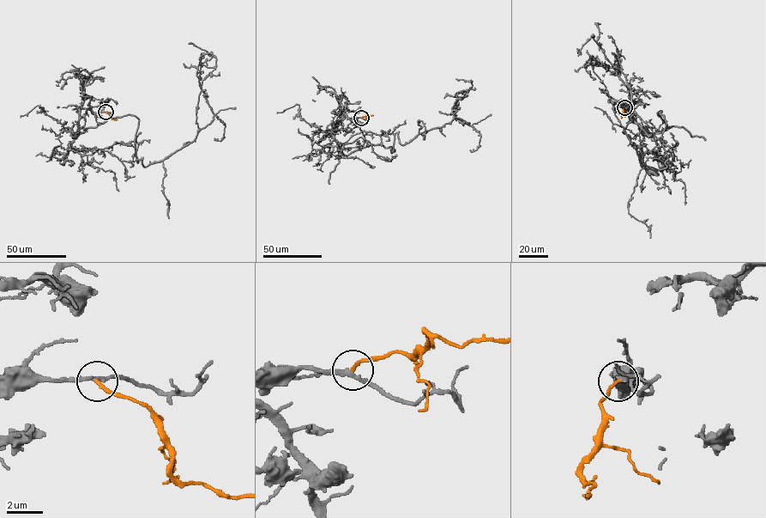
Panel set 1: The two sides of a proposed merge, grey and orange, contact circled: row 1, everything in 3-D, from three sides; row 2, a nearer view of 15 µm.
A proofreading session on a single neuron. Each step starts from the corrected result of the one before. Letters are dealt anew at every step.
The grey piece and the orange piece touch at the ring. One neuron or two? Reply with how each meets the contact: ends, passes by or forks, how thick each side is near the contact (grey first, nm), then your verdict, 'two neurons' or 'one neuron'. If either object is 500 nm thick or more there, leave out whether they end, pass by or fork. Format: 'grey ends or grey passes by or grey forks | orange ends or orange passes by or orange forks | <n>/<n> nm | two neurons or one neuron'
grey passes by | orange ends | 240/190 nm | one neuron

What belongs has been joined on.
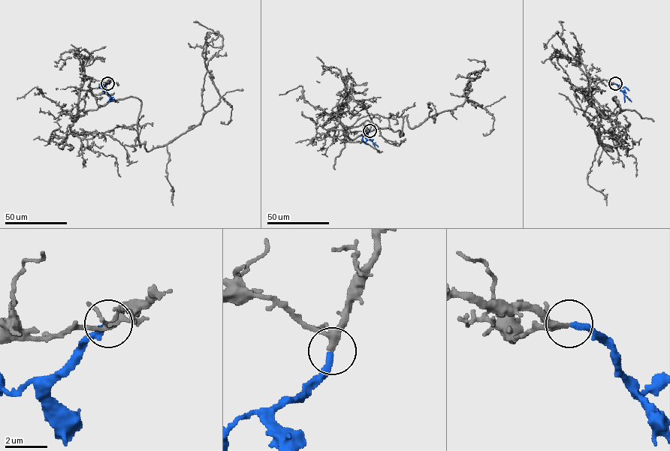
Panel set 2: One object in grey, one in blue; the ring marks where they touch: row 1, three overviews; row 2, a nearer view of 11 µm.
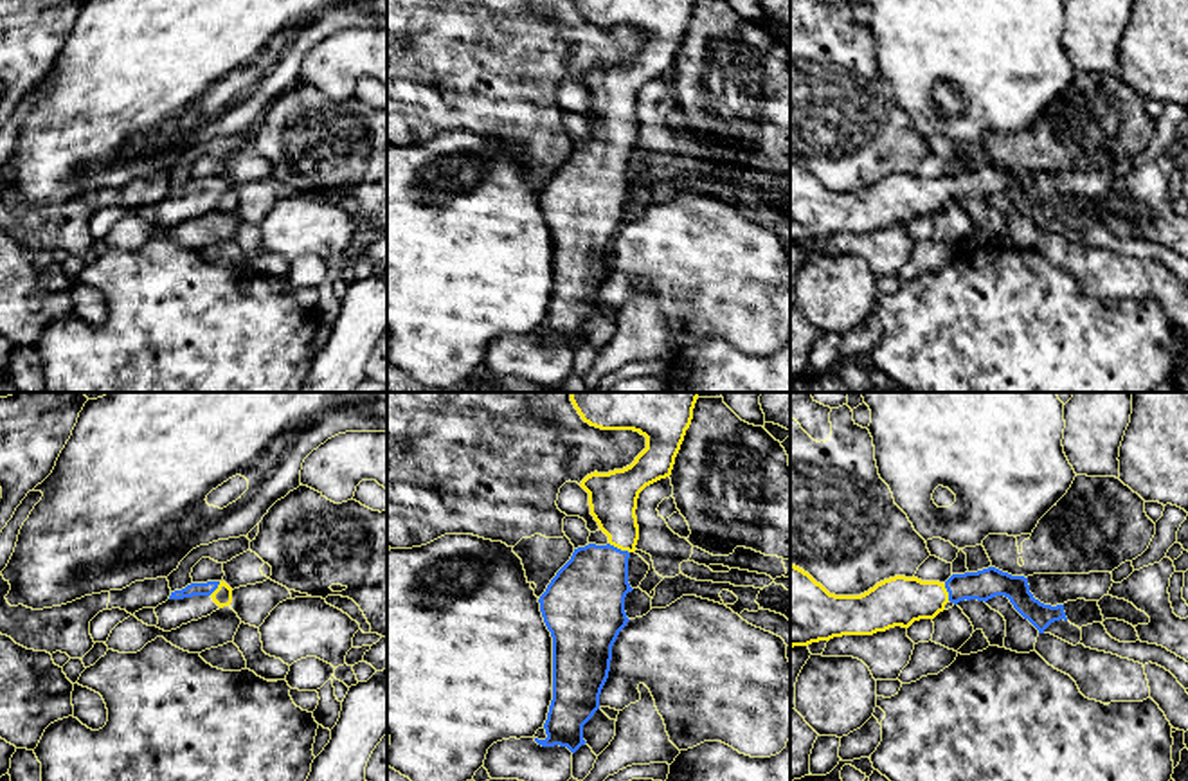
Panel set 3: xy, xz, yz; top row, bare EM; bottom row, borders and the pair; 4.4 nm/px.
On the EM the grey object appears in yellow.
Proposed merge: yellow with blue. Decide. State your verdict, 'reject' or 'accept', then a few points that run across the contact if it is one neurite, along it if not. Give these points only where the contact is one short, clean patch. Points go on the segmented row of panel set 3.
accept | xz (612, 497), (620, 524), (620, 547), (587, 592)

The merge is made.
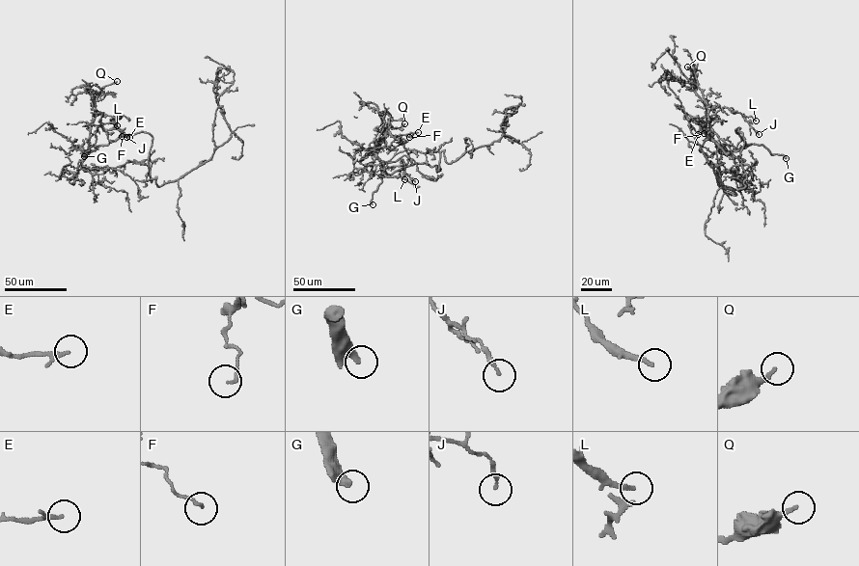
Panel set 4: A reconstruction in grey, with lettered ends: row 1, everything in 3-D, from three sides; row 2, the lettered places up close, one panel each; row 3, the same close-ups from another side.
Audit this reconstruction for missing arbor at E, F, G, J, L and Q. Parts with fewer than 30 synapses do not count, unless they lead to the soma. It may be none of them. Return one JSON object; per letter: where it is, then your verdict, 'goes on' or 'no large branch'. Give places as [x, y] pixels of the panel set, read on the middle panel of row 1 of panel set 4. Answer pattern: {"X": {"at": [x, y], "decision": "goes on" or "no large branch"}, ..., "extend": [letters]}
{"E": {"at": [418, 132], "decision": "no large branch"}, "F": {"at": [409, 137], "decision": "no large branch"}, "G": {"at": [373, 204], "decision": "goes on"}, "J": {"at": [415, 181], "decision": "no large branch"}, "L": {"at": [404, 179], "decision": "no large branch"}, "Q": {"at": [404, 123], "decision": "goes on"}, "extend": ["G", "Q"]}

